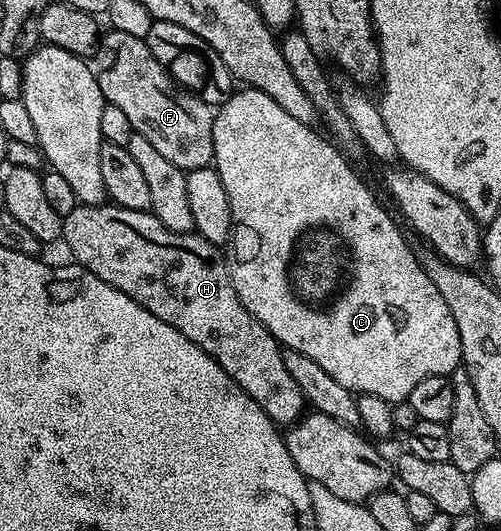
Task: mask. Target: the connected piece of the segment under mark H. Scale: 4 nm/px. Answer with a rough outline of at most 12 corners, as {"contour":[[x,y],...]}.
{"contour":[[150,211],[63,216],[78,266],[185,333],[274,423],[305,411],[224,252]]}

